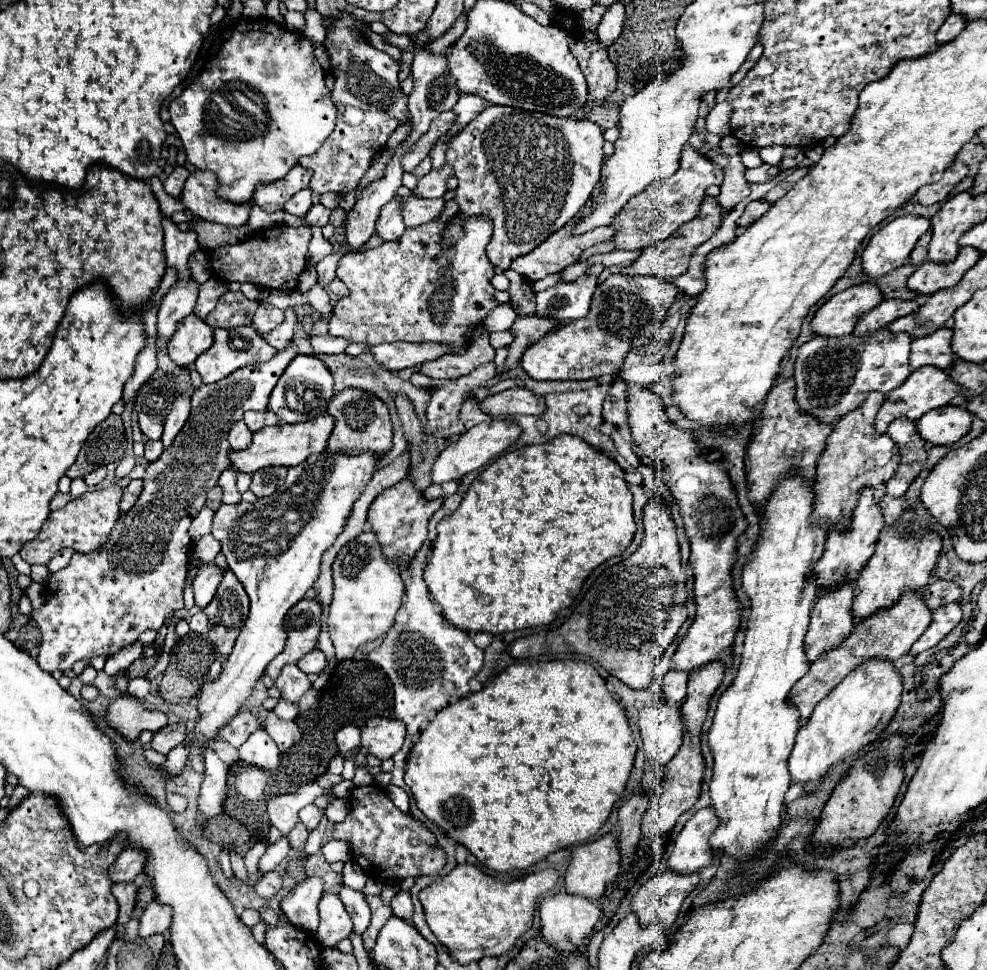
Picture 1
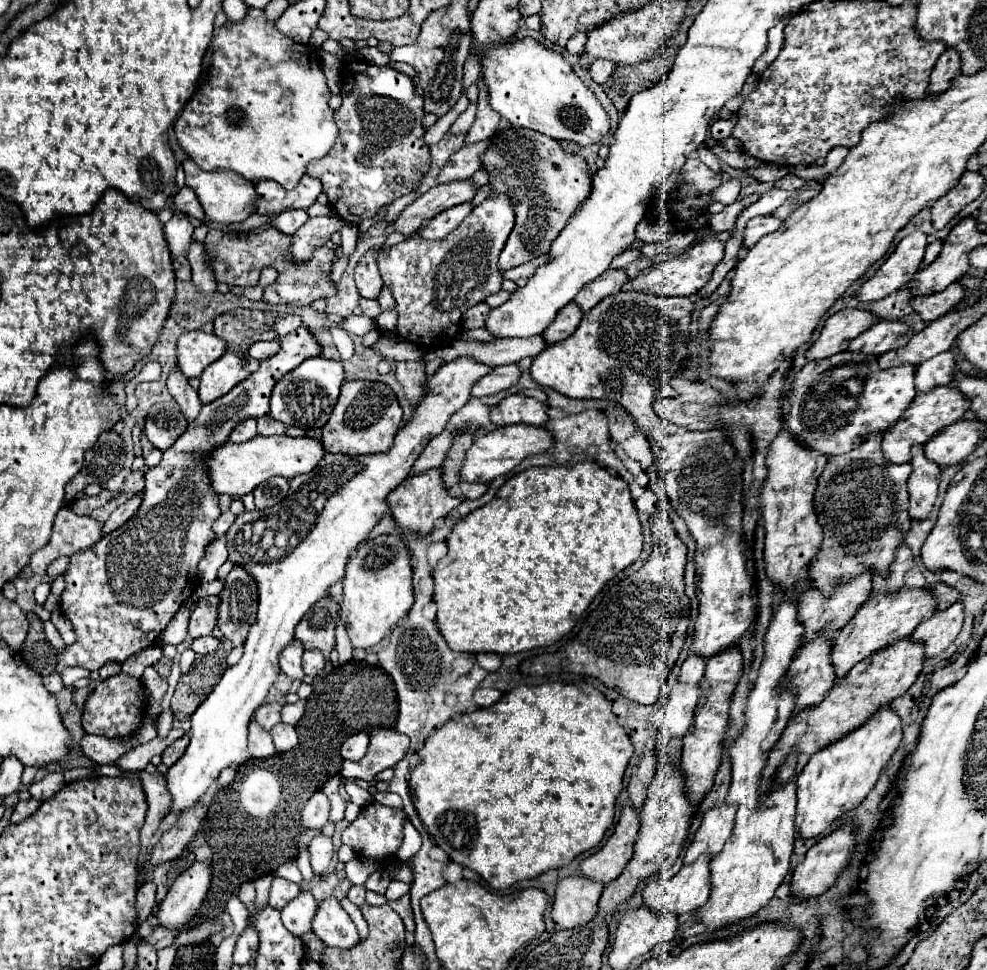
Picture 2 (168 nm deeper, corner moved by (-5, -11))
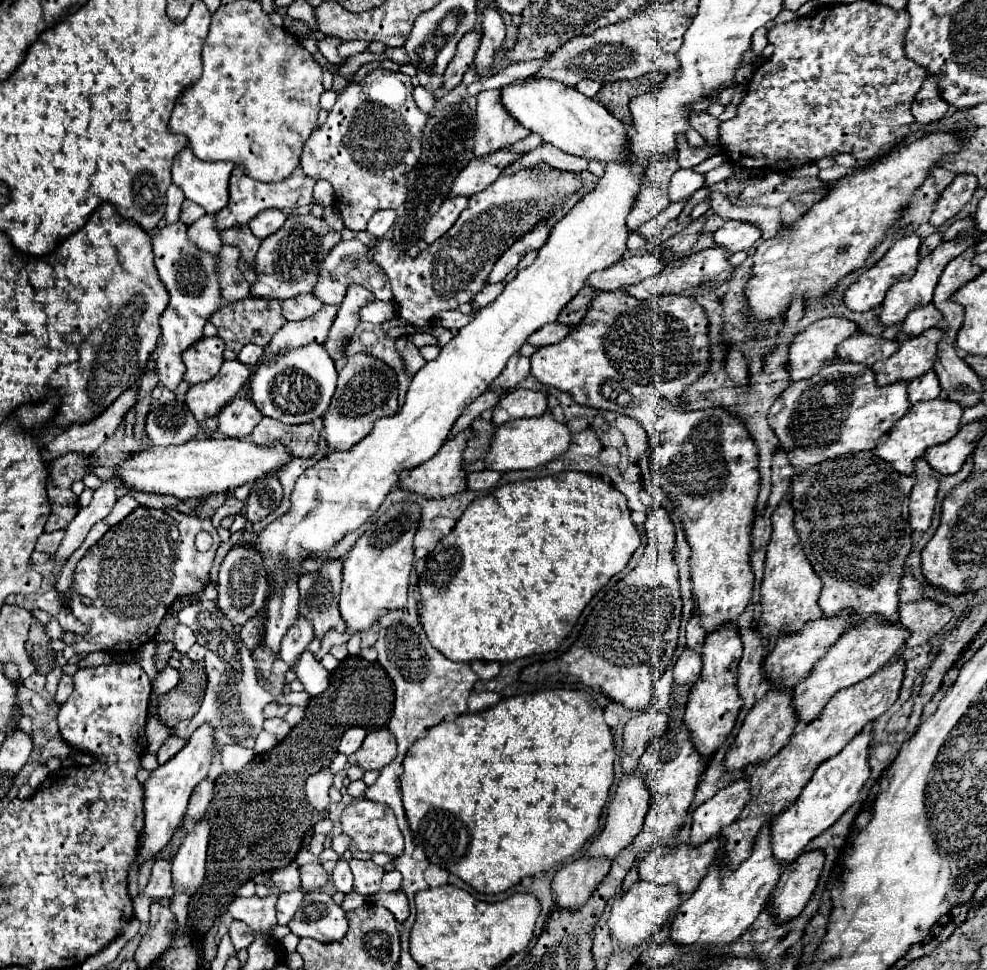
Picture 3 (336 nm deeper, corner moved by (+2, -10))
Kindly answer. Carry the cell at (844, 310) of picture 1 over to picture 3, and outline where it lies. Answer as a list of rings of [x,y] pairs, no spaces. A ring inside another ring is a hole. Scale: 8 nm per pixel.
[[[837,315],[825,317],[801,331],[789,347],[787,367],[791,371],[791,381],[807,379],[821,367],[833,363],[837,359],[835,347],[853,333],[857,333],[855,323]]]

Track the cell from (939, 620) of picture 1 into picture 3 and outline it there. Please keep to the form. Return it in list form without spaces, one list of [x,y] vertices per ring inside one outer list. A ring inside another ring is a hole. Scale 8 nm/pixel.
[[[921,599],[913,603],[899,605],[899,623],[909,629],[907,647],[919,647],[929,643],[935,635],[943,631],[943,627],[951,621],[953,611],[949,605],[935,603],[931,599]]]

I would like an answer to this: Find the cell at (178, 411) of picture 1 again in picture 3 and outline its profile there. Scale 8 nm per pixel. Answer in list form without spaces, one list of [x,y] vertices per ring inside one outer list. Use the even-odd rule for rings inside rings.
[[[173,223],[165,225],[163,229],[153,235],[153,253],[155,253],[155,267],[159,271],[159,277],[163,285],[167,287],[171,301],[167,309],[163,311],[159,325],[161,325],[161,339],[157,343],[157,373],[159,383],[175,393],[177,385],[183,381],[185,365],[181,359],[181,353],[199,337],[203,337],[203,325],[209,321],[209,317],[219,309],[221,293],[219,283],[215,275],[217,267],[217,255],[203,255],[195,245],[187,243],[187,225],[185,223]]]

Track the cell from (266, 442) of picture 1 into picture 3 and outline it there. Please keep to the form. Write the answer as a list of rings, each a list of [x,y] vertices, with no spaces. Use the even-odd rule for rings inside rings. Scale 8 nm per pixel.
[[[205,437],[205,439],[191,439],[175,447],[141,449],[131,459],[123,461],[117,467],[117,471],[123,483],[131,489],[189,499],[189,497],[213,495],[213,493],[227,493],[245,483],[253,483],[287,465],[291,457],[293,457],[291,451],[287,451],[285,443],[279,441],[271,445],[257,445],[245,439]]]

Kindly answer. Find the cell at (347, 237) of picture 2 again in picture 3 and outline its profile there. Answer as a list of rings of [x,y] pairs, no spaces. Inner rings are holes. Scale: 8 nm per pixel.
[[[537,163],[531,169],[509,177],[499,177],[483,193],[469,199],[469,207],[459,215],[455,225],[431,243],[417,257],[407,255],[391,239],[381,239],[369,247],[367,259],[379,265],[389,277],[393,299],[399,307],[399,319],[407,325],[427,327],[441,311],[457,309],[461,303],[471,303],[475,295],[487,285],[489,271],[503,255],[503,251],[531,229],[543,215],[553,215],[567,195],[575,193],[581,181],[573,173],[565,173]]]

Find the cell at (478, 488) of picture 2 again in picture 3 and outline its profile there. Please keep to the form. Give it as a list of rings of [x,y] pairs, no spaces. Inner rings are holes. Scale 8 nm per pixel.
[[[477,471],[477,473],[469,473],[467,475],[467,489],[471,491],[487,491],[489,487],[495,485],[495,481],[501,477],[501,473],[497,471]]]

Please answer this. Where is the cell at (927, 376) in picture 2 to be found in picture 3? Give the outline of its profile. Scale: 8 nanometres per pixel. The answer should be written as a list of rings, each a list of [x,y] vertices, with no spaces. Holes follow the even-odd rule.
[[[927,371],[909,381],[909,401],[911,403],[935,399],[935,397],[939,397],[939,393],[941,393],[941,385],[933,371]]]

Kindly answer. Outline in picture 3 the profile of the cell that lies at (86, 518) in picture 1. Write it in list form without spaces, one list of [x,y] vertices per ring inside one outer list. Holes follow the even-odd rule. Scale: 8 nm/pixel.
[[[51,531],[51,533],[43,533],[37,541],[37,551],[43,551],[43,553],[49,553],[49,555],[55,555],[61,541],[65,537],[65,531]]]

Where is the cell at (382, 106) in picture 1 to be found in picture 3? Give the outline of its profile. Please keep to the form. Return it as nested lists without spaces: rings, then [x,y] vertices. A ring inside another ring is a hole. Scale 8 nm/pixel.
[[[373,69],[361,81],[349,81],[349,85],[337,95],[337,103],[331,107],[327,121],[311,133],[301,155],[301,169],[315,181],[325,179],[335,189],[335,209],[343,223],[351,231],[363,231],[367,221],[381,209],[397,209],[407,199],[407,173],[415,169],[421,155],[423,127],[427,115],[419,111],[413,101],[411,77],[401,71]]]

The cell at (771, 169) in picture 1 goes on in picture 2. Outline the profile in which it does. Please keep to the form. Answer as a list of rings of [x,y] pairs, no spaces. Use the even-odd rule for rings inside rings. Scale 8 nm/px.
[[[786,174],[784,178],[780,178],[780,180],[776,182],[776,188],[784,188],[784,190],[800,190],[806,182],[808,182],[808,180],[802,180],[802,178],[794,176],[794,174]]]

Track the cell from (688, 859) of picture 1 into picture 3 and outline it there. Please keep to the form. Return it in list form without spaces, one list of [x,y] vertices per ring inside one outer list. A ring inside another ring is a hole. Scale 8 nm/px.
[[[733,781],[729,787],[717,791],[709,801],[699,805],[693,811],[691,825],[691,845],[699,847],[713,837],[721,835],[721,829],[731,825],[743,807],[749,801],[747,783]]]

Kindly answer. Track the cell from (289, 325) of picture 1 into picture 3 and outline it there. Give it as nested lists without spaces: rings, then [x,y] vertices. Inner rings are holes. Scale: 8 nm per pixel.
[[[245,345],[245,347],[241,349],[241,353],[239,353],[237,359],[239,359],[241,363],[245,363],[245,365],[255,365],[255,363],[259,361],[261,353],[263,353],[263,347],[259,347],[259,345]]]

